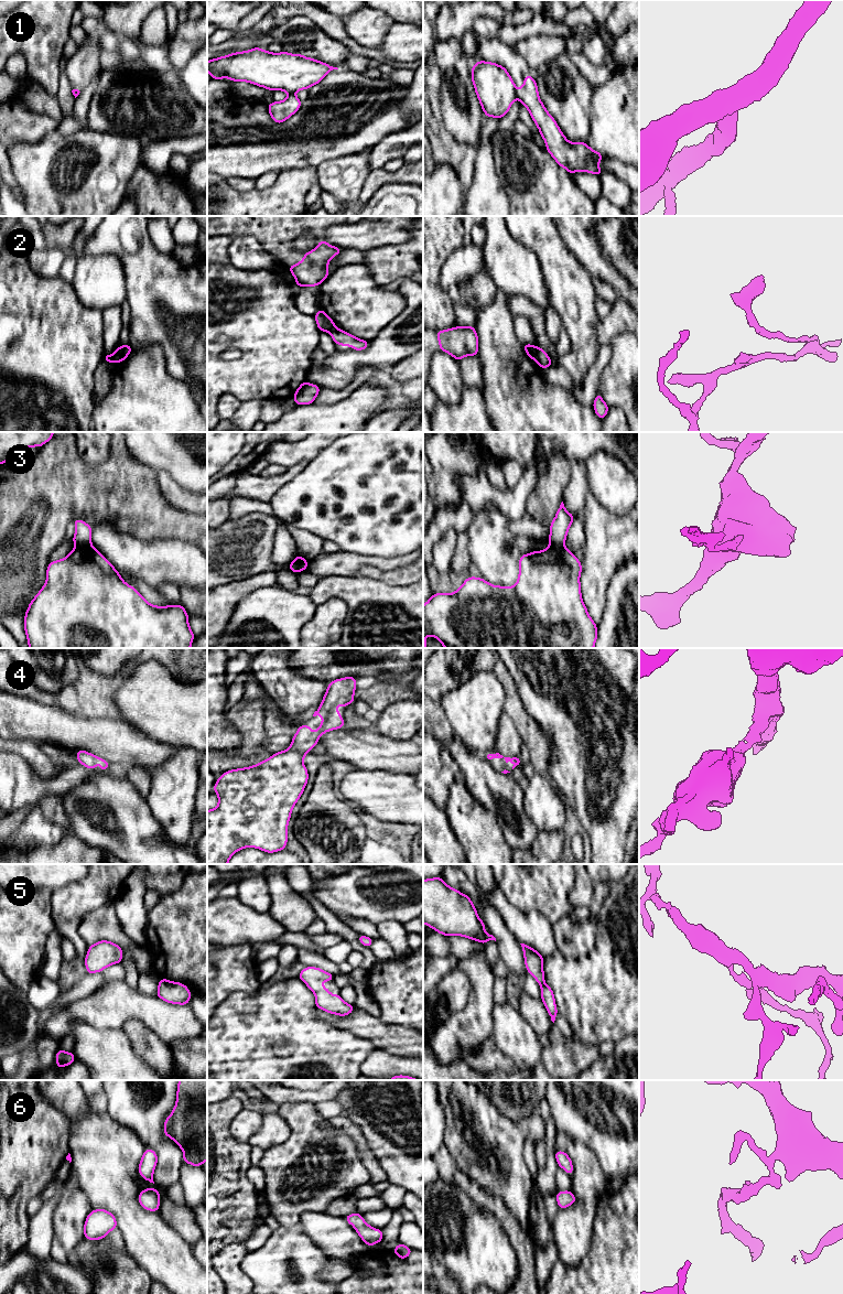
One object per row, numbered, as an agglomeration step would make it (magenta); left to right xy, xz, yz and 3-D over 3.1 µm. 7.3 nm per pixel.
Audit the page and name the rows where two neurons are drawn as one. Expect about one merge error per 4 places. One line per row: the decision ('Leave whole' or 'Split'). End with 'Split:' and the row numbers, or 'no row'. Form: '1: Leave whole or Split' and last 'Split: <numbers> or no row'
1: Split
2: Split
3: Split
4: Leave whole
5: Leave whole
6: Leave whole
Split: 1, 2, 3

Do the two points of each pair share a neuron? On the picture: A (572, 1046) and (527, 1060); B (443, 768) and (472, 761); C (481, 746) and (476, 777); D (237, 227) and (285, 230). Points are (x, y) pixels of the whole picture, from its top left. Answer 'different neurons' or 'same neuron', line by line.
A: different neurons
B: different neurons
C: different neurons
D: same neuron

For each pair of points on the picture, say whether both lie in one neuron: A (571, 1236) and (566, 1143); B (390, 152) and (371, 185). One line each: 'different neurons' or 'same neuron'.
A: same neuron
B: different neurons

